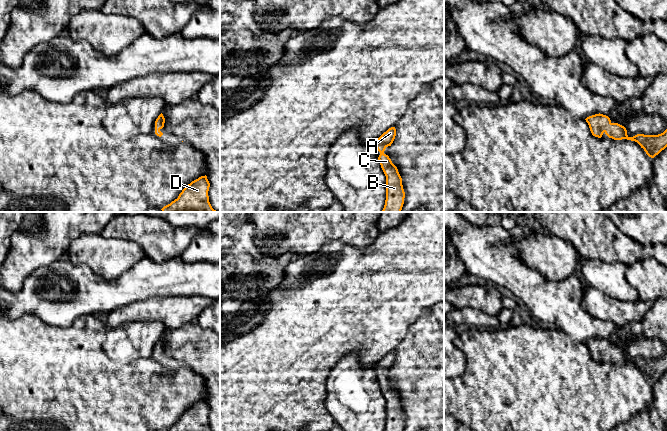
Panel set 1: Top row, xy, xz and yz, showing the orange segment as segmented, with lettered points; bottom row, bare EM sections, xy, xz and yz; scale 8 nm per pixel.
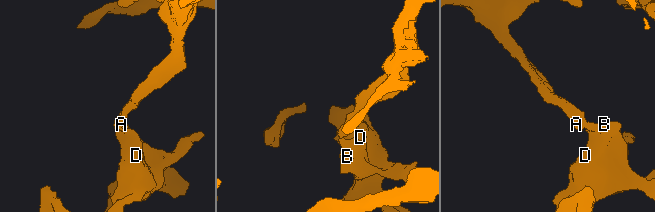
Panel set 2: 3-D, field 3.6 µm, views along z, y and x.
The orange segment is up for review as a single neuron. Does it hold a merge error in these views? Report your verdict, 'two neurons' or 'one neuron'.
one neuron

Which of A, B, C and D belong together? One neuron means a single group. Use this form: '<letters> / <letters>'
A B C D

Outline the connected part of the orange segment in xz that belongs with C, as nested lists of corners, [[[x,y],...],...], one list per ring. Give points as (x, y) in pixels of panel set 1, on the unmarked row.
[[[391,351],[376,365],[376,372],[380,376],[378,384],[386,400],[386,424],[384,431],[403,431],[405,422],[402,402],[398,393],[389,380],[384,377],[385,373],[393,367],[395,360],[396,353]]]

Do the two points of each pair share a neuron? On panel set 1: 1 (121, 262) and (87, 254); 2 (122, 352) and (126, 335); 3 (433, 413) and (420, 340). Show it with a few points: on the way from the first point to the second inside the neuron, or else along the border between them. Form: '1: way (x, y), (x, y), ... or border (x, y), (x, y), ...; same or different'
1: way (113, 257), (95, 254); same
2: way (122, 348), (126, 343), (126, 339); same
3: way (433, 395), (431, 358); same

